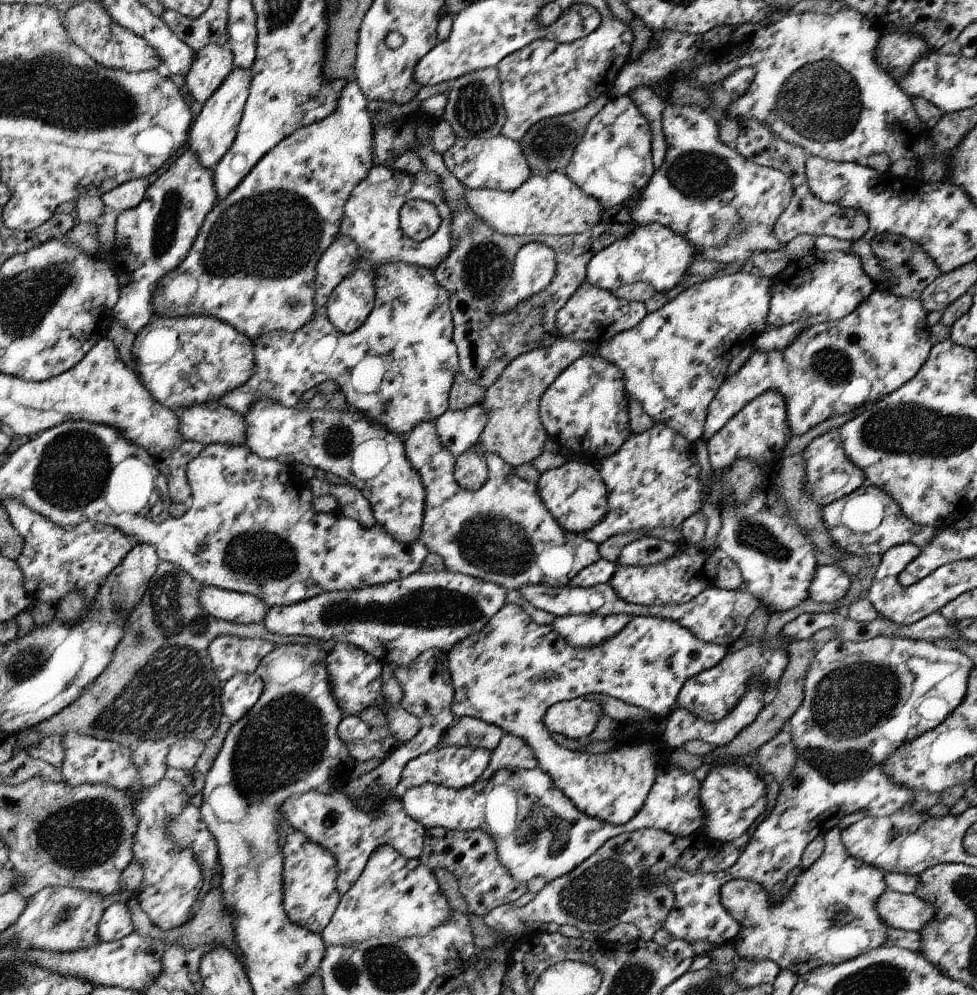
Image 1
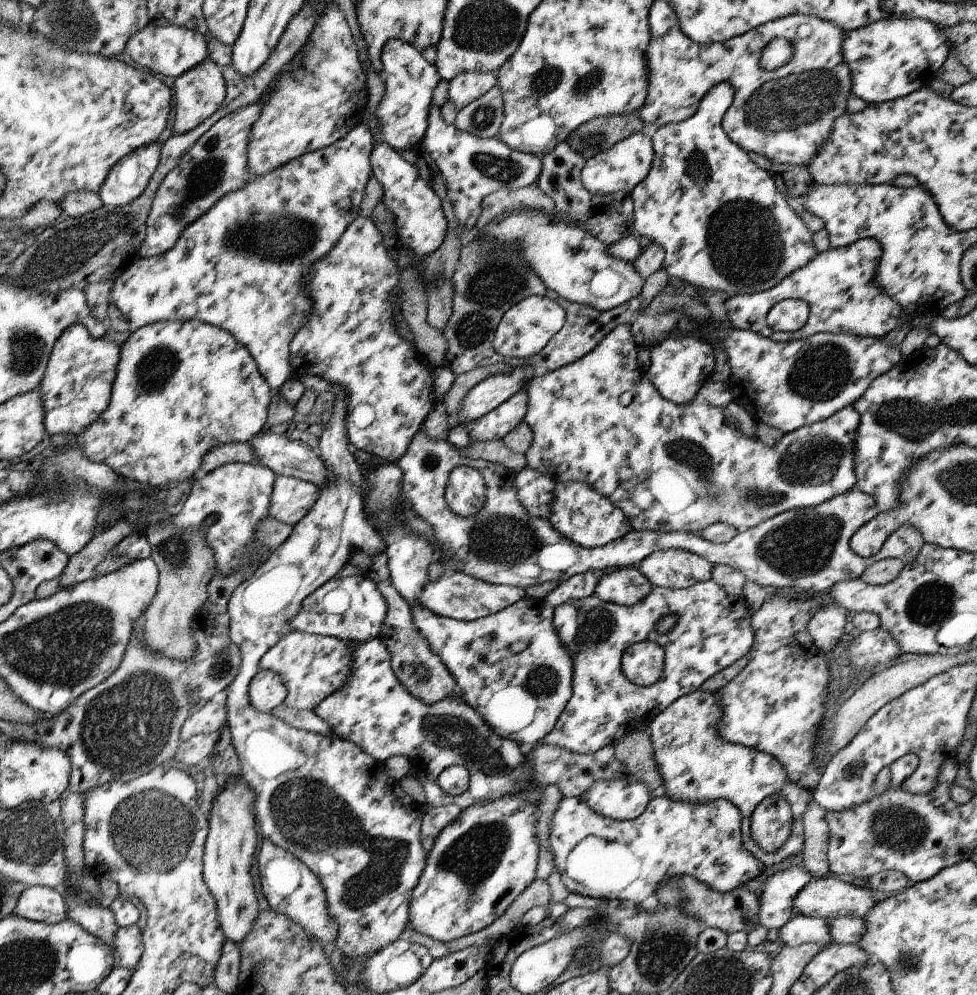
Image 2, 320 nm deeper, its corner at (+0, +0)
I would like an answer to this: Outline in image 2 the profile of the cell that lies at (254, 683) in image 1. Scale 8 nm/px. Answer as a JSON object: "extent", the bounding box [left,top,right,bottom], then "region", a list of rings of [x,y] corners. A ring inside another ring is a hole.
{"extent":[249,670,288,713],"region":[[[260,670],[249,688],[251,705],[259,713],[270,713],[282,704],[288,696],[288,686],[280,673],[273,670]]]}

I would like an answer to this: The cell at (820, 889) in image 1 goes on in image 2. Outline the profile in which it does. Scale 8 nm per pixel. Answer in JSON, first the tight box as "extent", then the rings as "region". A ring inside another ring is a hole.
{"extent":[779,914,831,947],"region":[[[794,914],[779,929],[779,938],[784,945],[789,947],[797,947],[804,943],[820,943],[826,946],[831,942],[829,920],[822,917],[807,917]]]}

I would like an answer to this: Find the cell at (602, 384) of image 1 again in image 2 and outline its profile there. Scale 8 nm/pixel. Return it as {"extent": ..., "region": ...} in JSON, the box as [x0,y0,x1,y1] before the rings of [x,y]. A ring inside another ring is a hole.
{"extent":[523,323,860,534],"region":[[[631,323],[618,325],[604,338],[601,338],[601,341],[591,351],[582,355],[582,358],[560,368],[545,371],[542,376],[532,377],[529,380],[526,388],[530,396],[530,404],[524,421],[531,426],[534,438],[531,447],[523,454],[526,468],[530,467],[544,473],[546,476],[552,477],[552,480],[556,483],[566,484],[574,481],[591,485],[598,493],[611,500],[627,516],[632,528],[636,531],[639,531],[639,528],[648,526],[648,522],[642,522],[642,520],[658,518],[658,512],[660,512],[660,506],[662,506],[662,530],[660,532],[665,533],[700,534],[714,523],[727,524],[737,529],[738,533],[743,533],[777,514],[800,507],[818,506],[821,502],[830,500],[833,496],[842,494],[856,486],[855,440],[857,428],[860,426],[860,413],[854,408],[854,405],[845,406],[826,420],[804,425],[802,428],[786,433],[776,444],[767,445],[754,435],[748,436],[746,433],[741,433],[728,422],[725,411],[730,400],[730,387],[724,386],[722,382],[714,382],[710,378],[690,404],[675,405],[672,401],[664,398],[652,380],[648,378],[646,367],[639,362],[637,348],[638,345],[635,343]],[[624,466],[630,468],[636,474],[638,481],[635,488],[632,488],[632,484],[624,484]]]}

